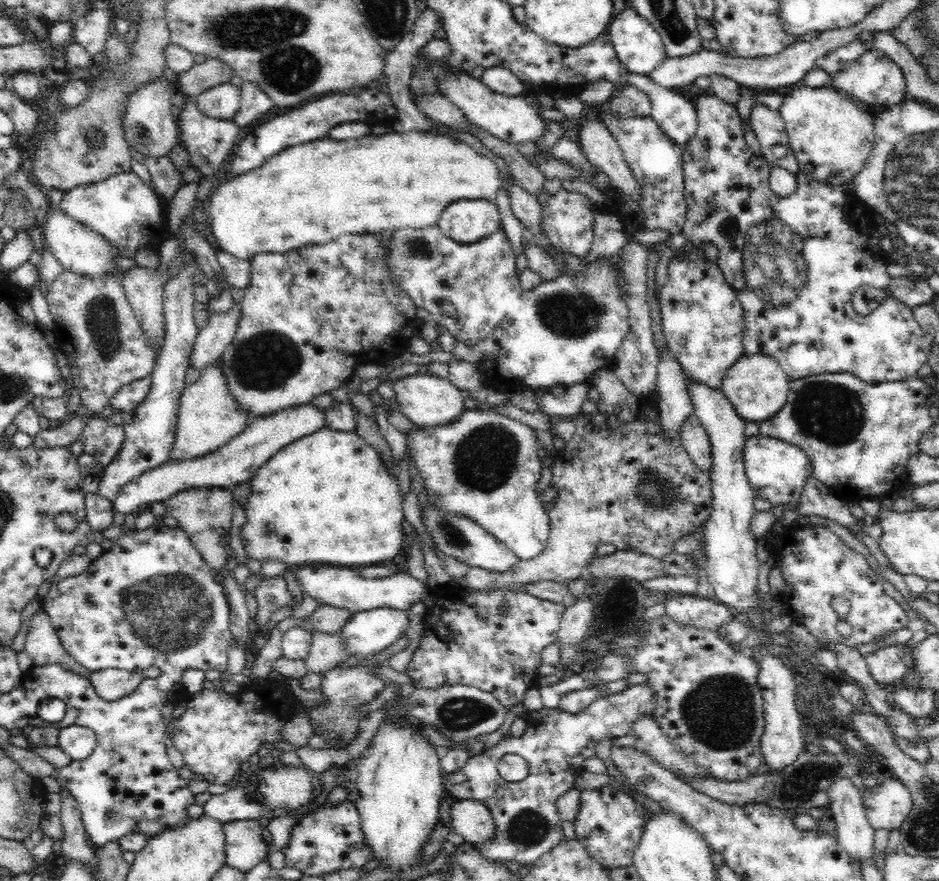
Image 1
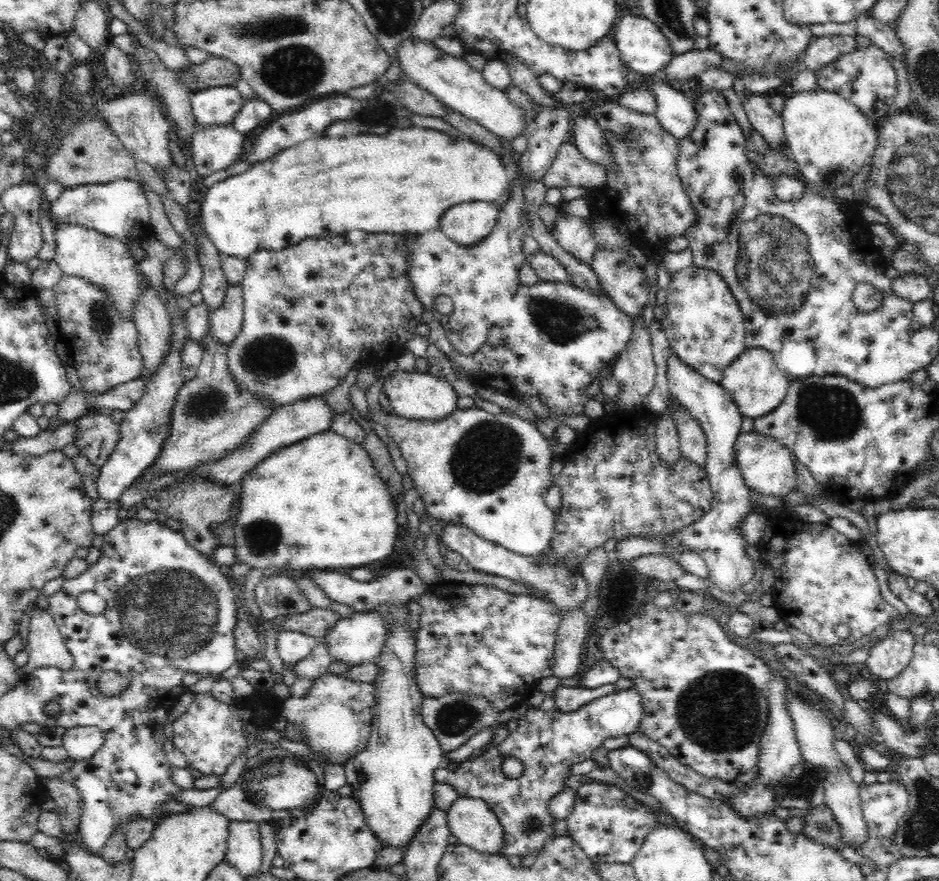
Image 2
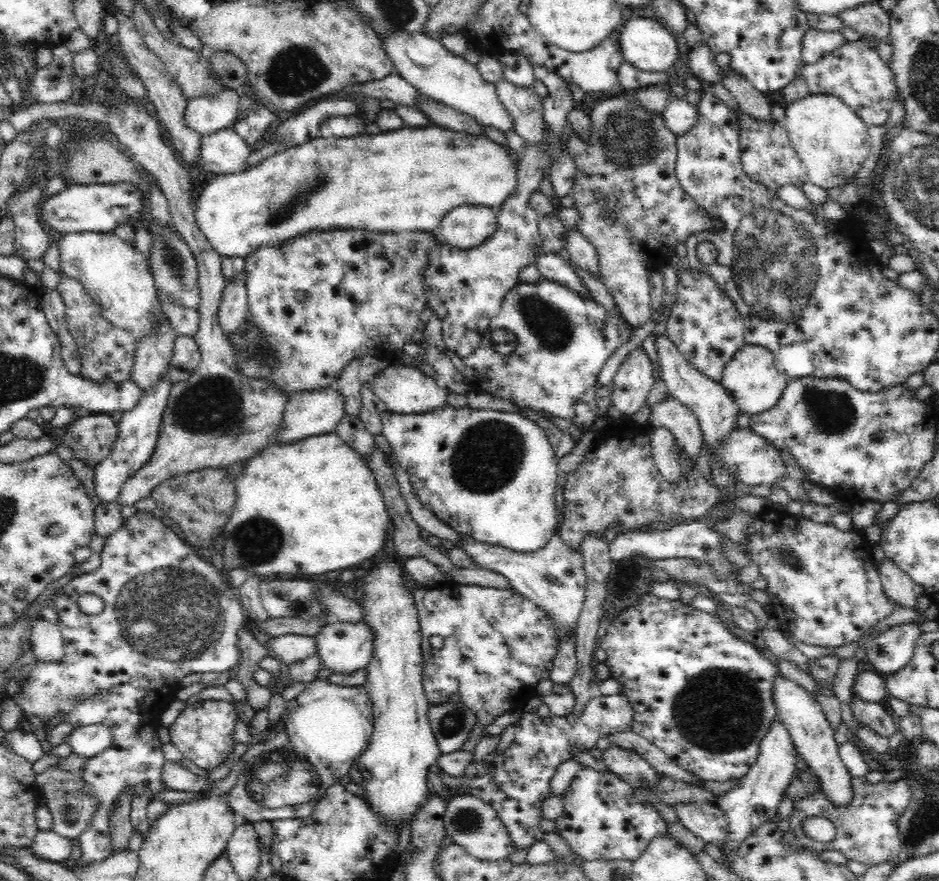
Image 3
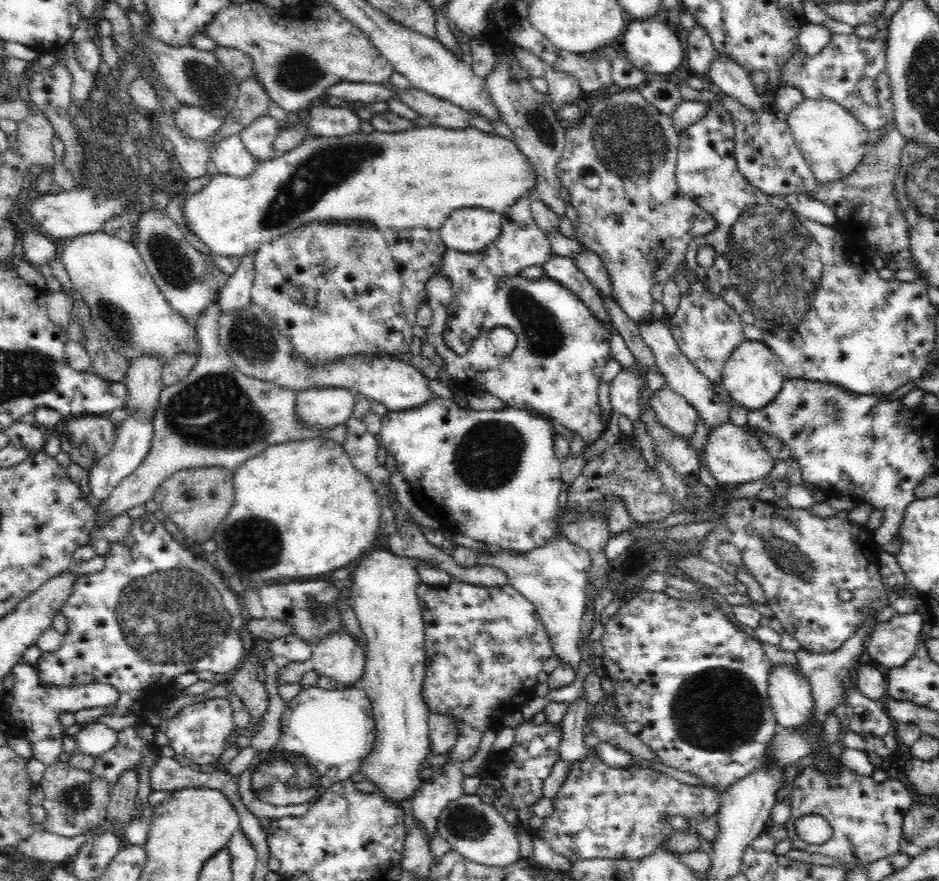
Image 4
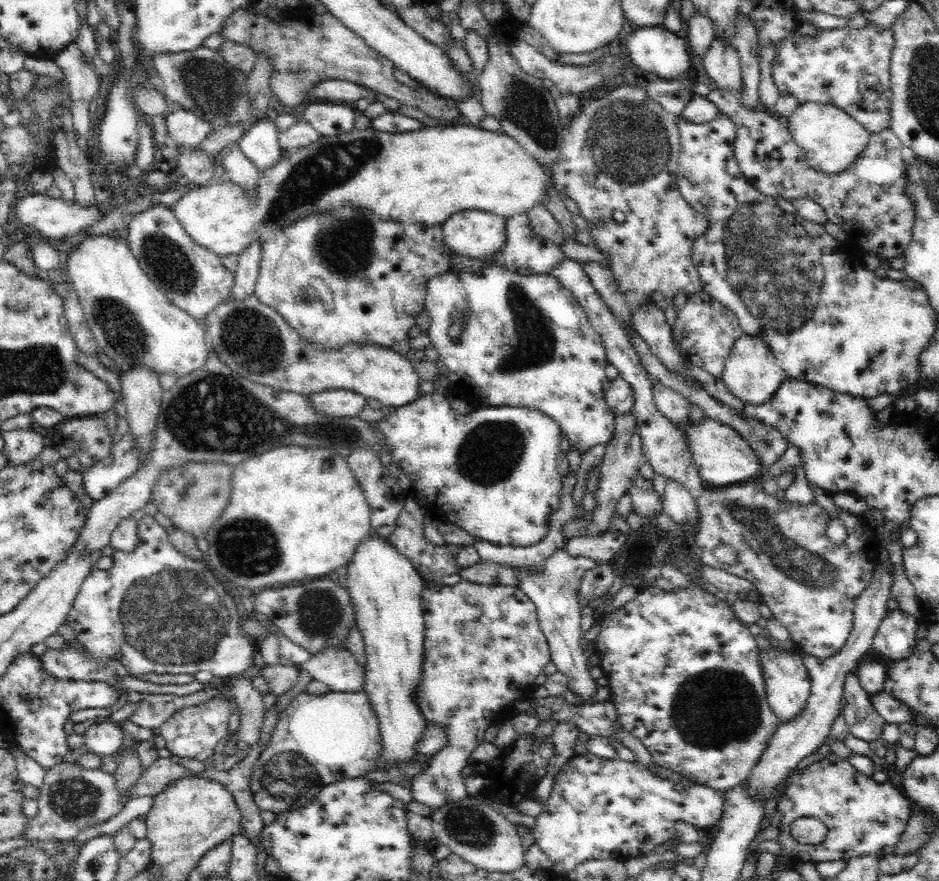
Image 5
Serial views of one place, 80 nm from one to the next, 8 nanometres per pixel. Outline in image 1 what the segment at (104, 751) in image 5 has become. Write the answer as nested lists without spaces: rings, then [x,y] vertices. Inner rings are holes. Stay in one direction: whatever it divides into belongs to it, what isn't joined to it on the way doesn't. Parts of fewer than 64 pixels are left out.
[[[70,725],[60,729],[59,747],[70,756],[72,762],[88,758],[97,745],[96,733],[88,727]]]

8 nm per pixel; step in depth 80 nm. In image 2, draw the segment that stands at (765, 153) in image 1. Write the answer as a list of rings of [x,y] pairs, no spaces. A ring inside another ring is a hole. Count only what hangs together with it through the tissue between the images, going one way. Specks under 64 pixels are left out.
[[[746,92],[742,104],[751,126],[757,128],[765,140],[770,144],[784,144],[782,117],[774,113],[768,95]]]

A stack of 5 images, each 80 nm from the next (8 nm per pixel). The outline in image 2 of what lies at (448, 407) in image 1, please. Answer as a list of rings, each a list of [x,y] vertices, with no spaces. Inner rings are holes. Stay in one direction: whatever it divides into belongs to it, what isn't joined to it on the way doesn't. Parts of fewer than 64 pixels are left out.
[[[399,368],[386,376],[380,392],[386,393],[390,401],[389,409],[408,419],[439,420],[442,416],[447,416],[456,407],[456,392],[444,379],[436,378],[429,373],[420,373],[416,370],[404,371]]]

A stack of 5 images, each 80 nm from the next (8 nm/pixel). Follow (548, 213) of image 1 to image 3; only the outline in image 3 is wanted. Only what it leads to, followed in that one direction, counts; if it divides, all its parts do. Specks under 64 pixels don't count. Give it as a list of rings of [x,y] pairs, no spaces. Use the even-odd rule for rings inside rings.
[[[578,229],[566,232],[566,244],[569,262],[578,269],[586,270],[598,279],[599,258],[594,246],[580,235]]]

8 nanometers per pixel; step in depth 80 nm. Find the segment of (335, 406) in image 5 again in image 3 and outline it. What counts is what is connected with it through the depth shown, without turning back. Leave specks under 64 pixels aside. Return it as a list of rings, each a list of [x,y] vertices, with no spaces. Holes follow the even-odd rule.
[[[334,385],[320,388],[318,391],[298,391],[290,396],[286,405],[278,444],[287,444],[325,433],[335,433],[338,423],[346,415],[345,398]]]

